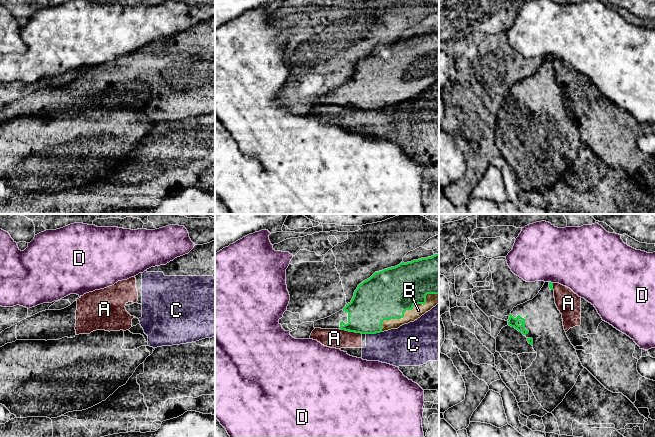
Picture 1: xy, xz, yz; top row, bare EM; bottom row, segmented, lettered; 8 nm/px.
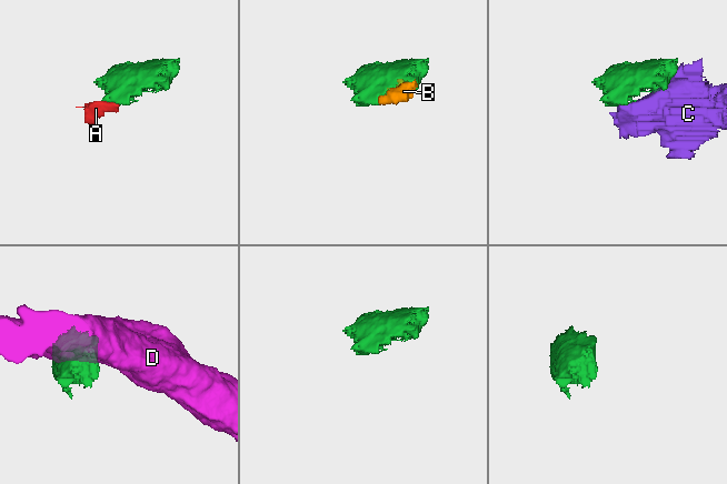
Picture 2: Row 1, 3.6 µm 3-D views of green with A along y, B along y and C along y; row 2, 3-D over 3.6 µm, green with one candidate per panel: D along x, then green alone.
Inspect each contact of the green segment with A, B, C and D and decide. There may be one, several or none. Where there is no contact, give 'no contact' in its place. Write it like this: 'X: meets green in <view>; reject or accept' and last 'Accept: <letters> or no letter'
A: meets green in xz; reject
B: meets green in xz; accept
C: meets green in xz; reject
D: meets green in yz; reject
Accept: B

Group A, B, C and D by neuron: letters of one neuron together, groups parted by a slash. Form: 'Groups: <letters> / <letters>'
Groups: A C / B / D

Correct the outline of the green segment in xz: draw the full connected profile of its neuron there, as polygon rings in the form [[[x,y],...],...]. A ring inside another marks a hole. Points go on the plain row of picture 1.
[[[439,29],[431,33],[400,39],[391,44],[375,48],[369,55],[358,61],[350,79],[339,88],[317,97],[314,104],[340,105],[361,110],[376,110],[398,105],[404,100],[414,98],[439,79]]]

